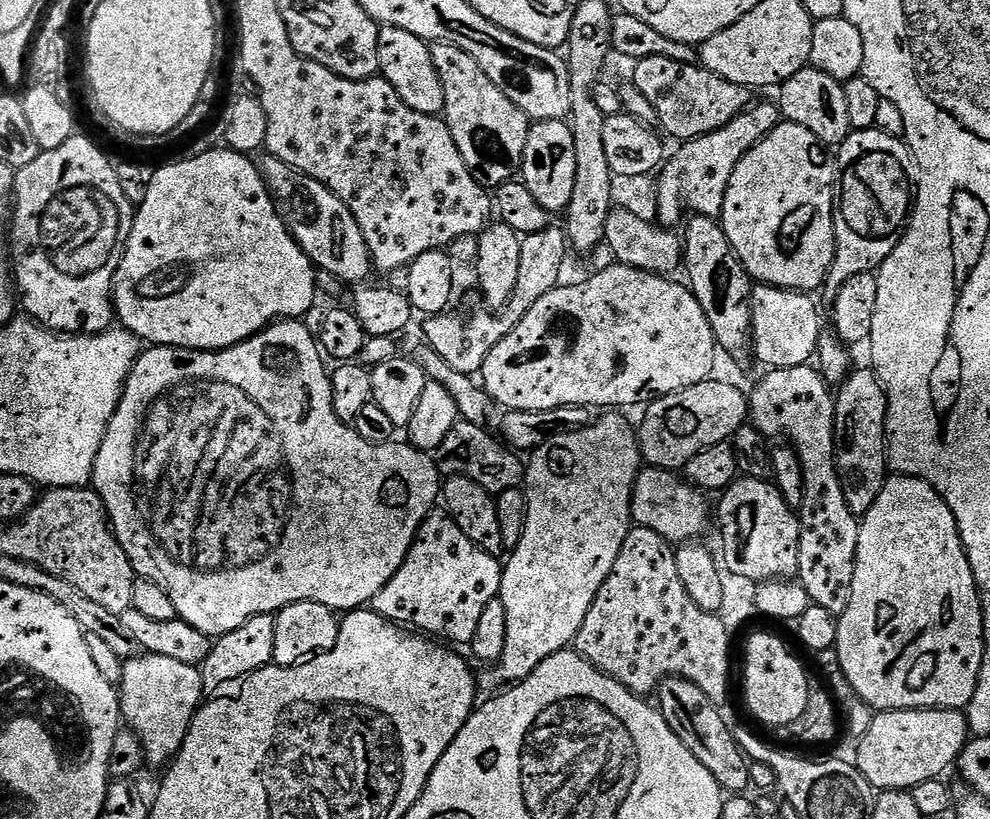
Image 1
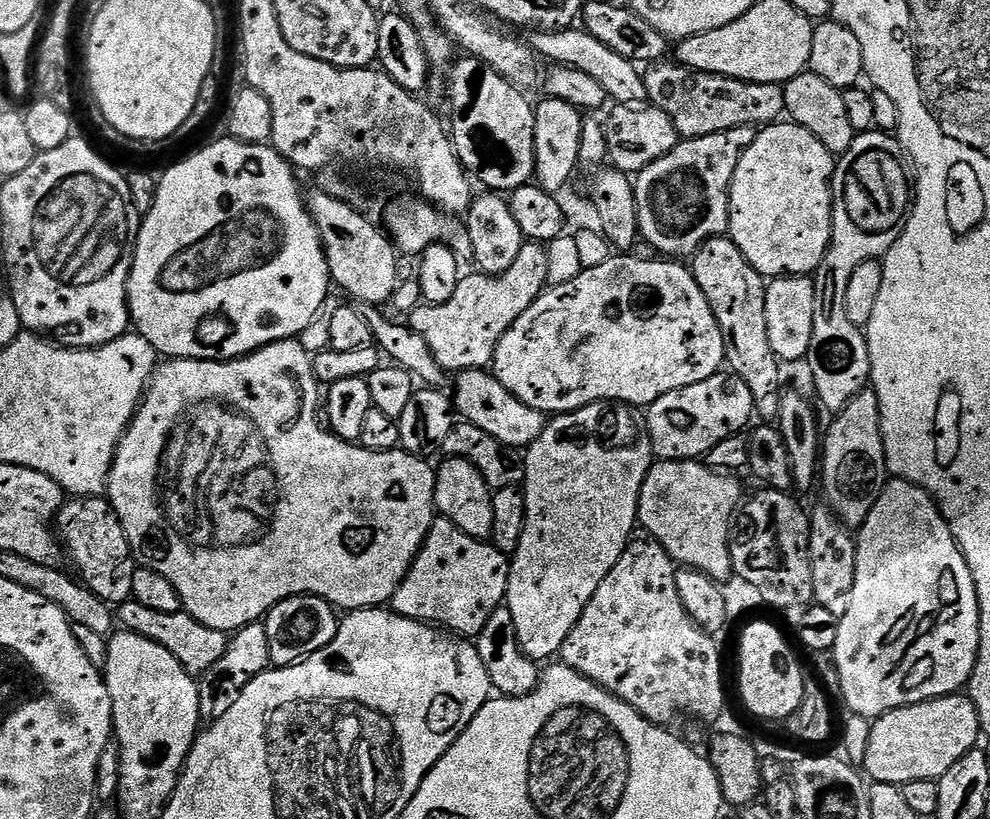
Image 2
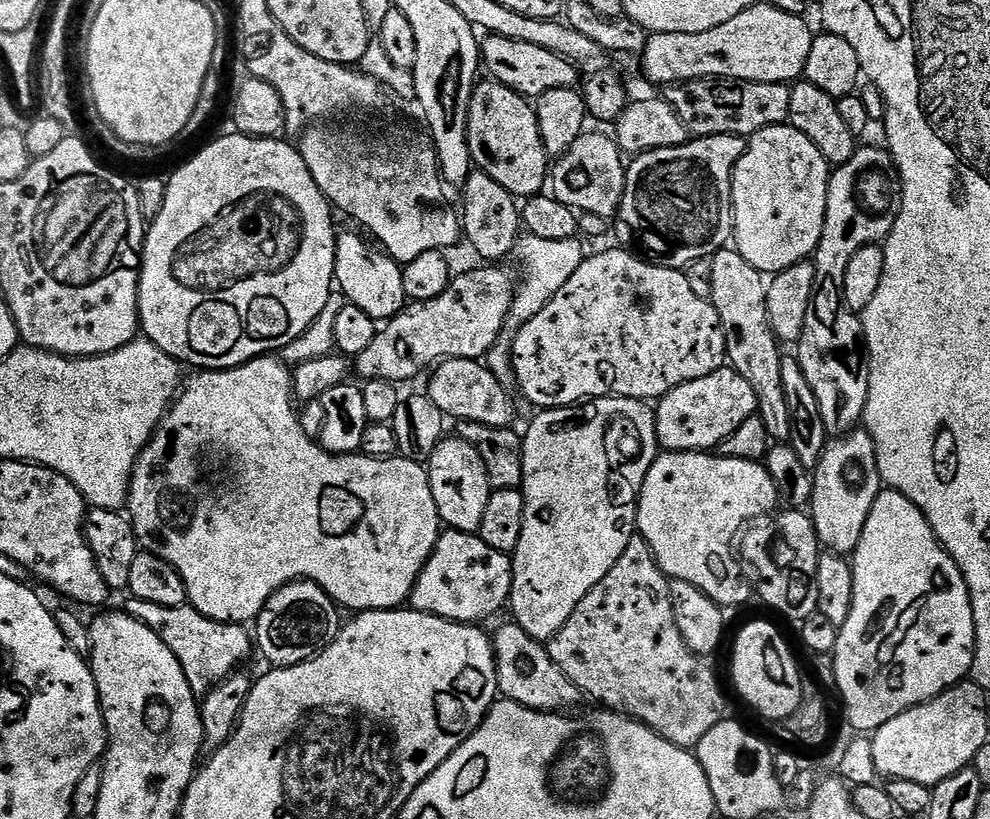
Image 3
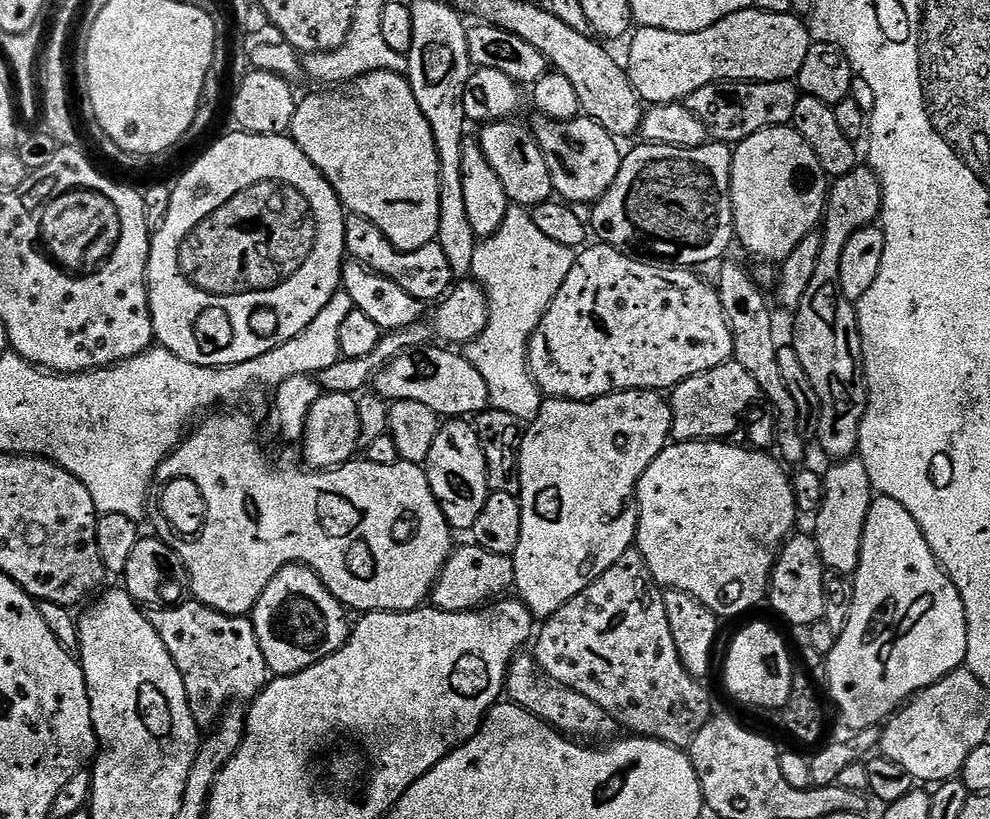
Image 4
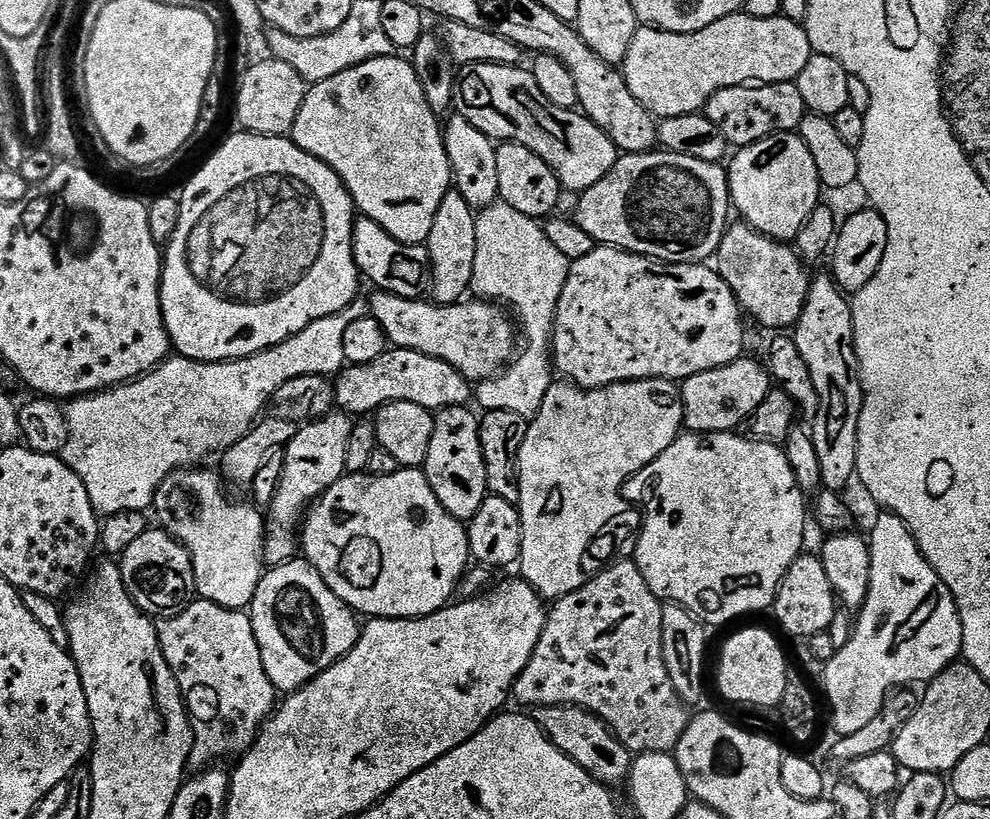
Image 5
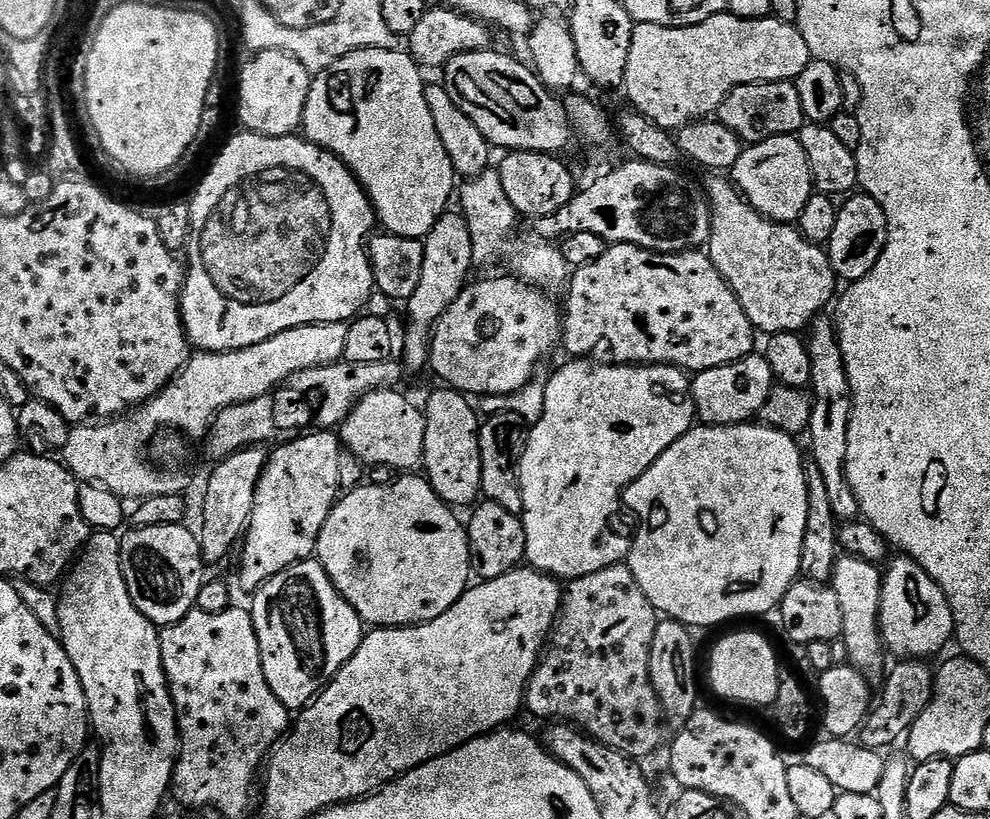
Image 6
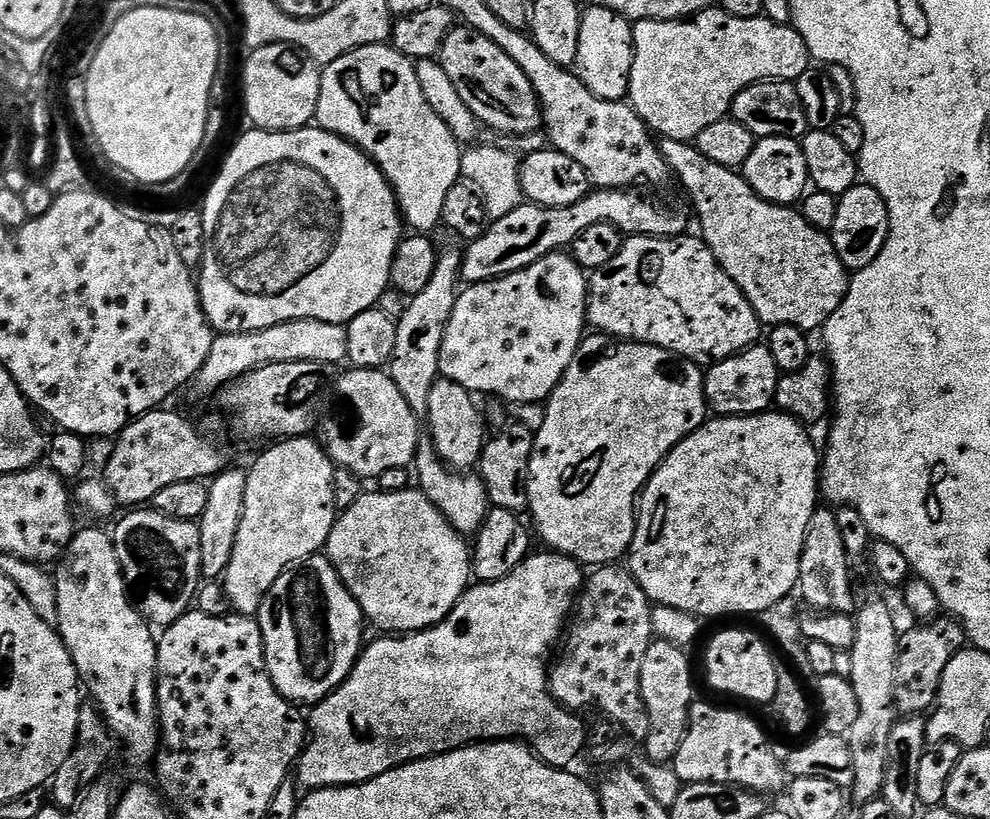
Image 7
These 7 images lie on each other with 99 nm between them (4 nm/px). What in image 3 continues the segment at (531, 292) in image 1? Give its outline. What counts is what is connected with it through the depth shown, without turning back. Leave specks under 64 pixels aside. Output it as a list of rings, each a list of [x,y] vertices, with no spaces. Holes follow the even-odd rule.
[[[480,266],[451,279],[450,284],[440,296],[428,301],[411,301],[402,311],[392,317],[387,324],[379,329],[370,344],[354,360],[354,372],[365,380],[386,380],[395,384],[403,384],[428,366],[433,367],[441,360],[477,360],[487,357],[488,352],[496,344],[498,337],[505,331],[509,314],[515,296],[515,279],[502,266]]]

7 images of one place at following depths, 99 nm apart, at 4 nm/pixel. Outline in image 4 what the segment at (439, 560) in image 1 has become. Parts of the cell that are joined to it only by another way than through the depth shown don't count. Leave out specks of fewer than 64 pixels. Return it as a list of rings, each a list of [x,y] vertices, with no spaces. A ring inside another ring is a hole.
[[[471,542],[465,544],[465,548],[457,547],[445,562],[430,593],[431,607],[440,608],[444,612],[474,612],[503,597],[507,593],[504,591],[513,587],[512,557],[490,554],[490,550],[482,550]]]

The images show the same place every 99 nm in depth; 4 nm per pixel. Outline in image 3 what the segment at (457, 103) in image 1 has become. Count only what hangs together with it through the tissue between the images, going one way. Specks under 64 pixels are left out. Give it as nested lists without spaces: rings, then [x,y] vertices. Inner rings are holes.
[[[491,78],[485,81],[473,88],[468,111],[468,141],[473,165],[514,197],[539,196],[550,180],[550,157],[542,142],[536,109],[514,89]]]

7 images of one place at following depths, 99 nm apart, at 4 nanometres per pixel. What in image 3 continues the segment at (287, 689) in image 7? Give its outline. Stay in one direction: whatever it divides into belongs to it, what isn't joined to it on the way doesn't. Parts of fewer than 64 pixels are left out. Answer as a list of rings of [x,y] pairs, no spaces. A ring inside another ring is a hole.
[[[285,584],[269,598],[254,621],[254,640],[258,652],[269,660],[269,665],[277,668],[289,668],[319,656],[340,635],[342,619],[339,614],[337,605],[317,584]]]

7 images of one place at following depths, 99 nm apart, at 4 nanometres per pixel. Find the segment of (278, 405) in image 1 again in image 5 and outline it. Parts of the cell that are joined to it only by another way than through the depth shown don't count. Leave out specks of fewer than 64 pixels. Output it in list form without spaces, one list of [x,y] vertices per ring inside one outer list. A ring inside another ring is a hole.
[[[185,466],[177,468],[160,483],[156,492],[154,513],[160,519],[159,527],[180,541],[192,558],[196,575],[196,590],[201,600],[209,600],[223,608],[244,610],[251,605],[258,590],[258,582],[265,571],[264,541],[266,539],[266,520],[252,504],[244,500],[228,500],[220,489],[222,476],[219,471],[211,472],[208,466]],[[406,467],[389,476],[346,474],[334,482],[305,515],[302,552],[353,612],[377,620],[416,620],[448,607],[470,568],[467,527],[438,502],[423,471]]]

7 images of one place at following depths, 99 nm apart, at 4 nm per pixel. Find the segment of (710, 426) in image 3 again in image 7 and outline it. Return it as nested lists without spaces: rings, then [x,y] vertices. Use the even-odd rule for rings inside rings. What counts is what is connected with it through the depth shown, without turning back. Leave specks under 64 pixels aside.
[[[753,346],[711,365],[704,372],[704,393],[716,416],[757,416],[773,407],[782,373],[766,346]]]

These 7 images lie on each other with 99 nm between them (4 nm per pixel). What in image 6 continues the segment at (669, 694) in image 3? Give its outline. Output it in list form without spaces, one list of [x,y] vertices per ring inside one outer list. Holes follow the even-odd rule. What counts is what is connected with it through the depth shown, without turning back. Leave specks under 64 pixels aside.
[[[621,562],[610,566],[606,570],[598,570],[598,574],[586,574],[582,578],[571,581],[567,585],[562,596],[562,611],[554,625],[554,631],[550,636],[550,643],[543,653],[542,659],[528,679],[528,691],[524,694],[524,703],[527,711],[532,711],[534,715],[541,716],[542,719],[556,722],[567,722],[581,730],[587,735],[597,739],[600,743],[618,750],[622,754],[633,758],[640,756],[652,756],[664,744],[664,720],[666,721],[666,709],[664,701],[661,700],[656,685],[652,679],[652,659],[650,650],[654,642],[654,630],[658,623],[658,613],[656,608],[648,601],[646,594],[642,594],[642,586],[634,578],[634,574],[628,569],[627,563]]]

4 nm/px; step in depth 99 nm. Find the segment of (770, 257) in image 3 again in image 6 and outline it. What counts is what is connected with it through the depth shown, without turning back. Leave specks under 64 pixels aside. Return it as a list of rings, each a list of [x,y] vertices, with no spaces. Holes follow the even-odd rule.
[[[775,136],[757,144],[747,145],[741,151],[736,165],[730,169],[730,176],[754,210],[758,210],[766,219],[777,220],[780,224],[799,221],[806,202],[814,194],[810,162],[806,158],[806,150],[802,150],[802,142],[796,136]]]

